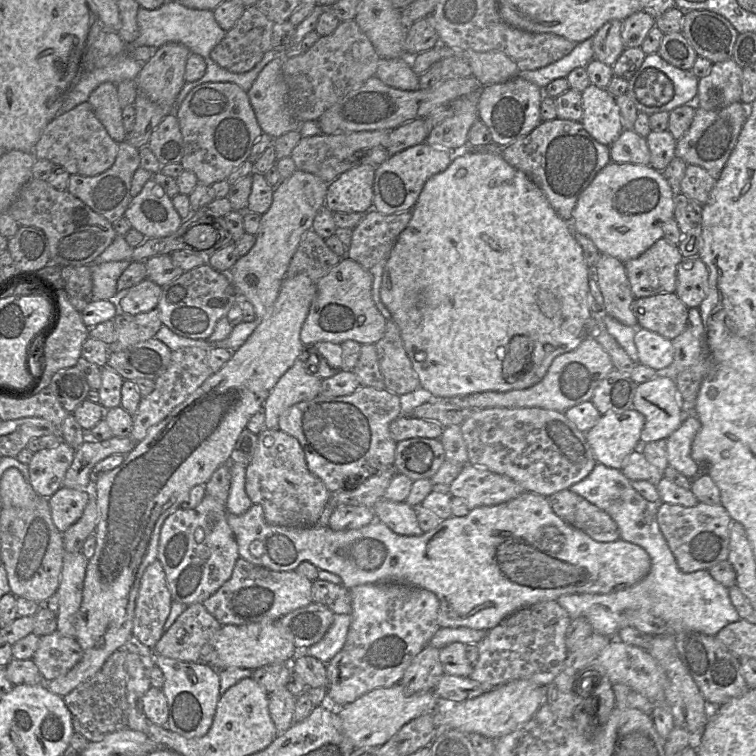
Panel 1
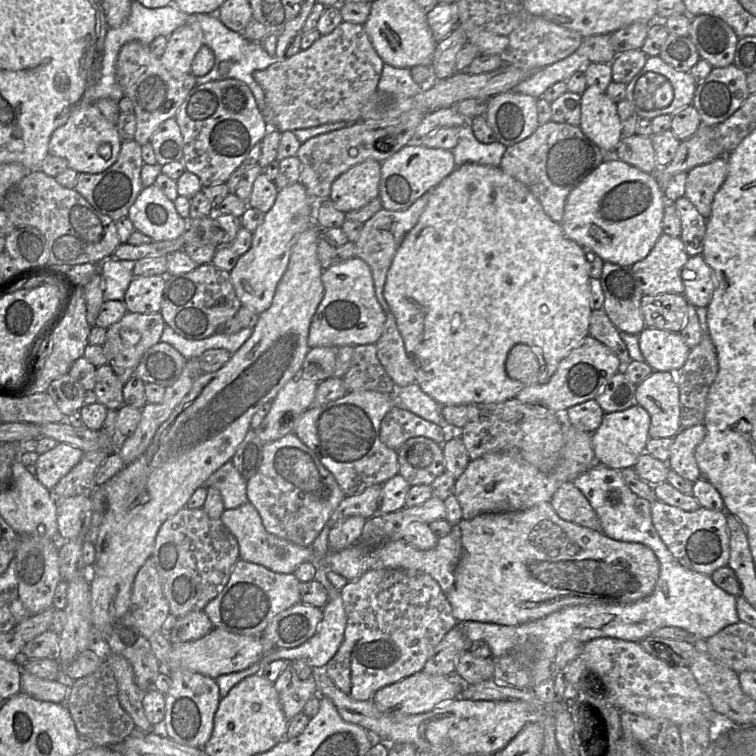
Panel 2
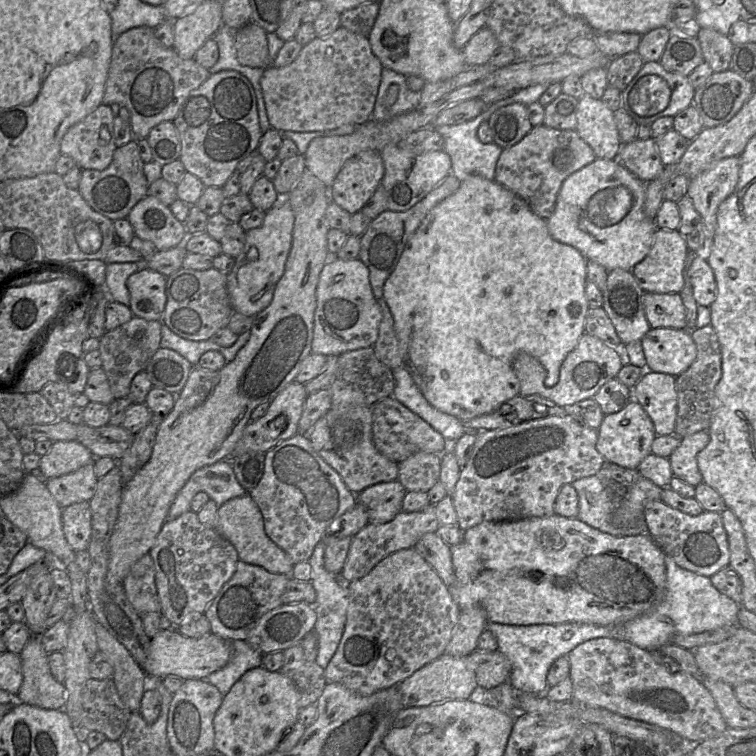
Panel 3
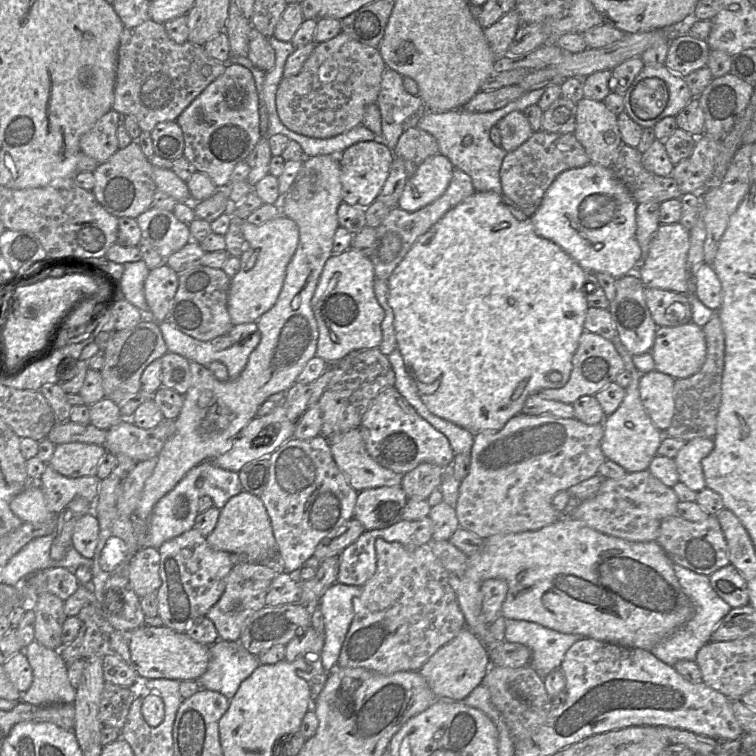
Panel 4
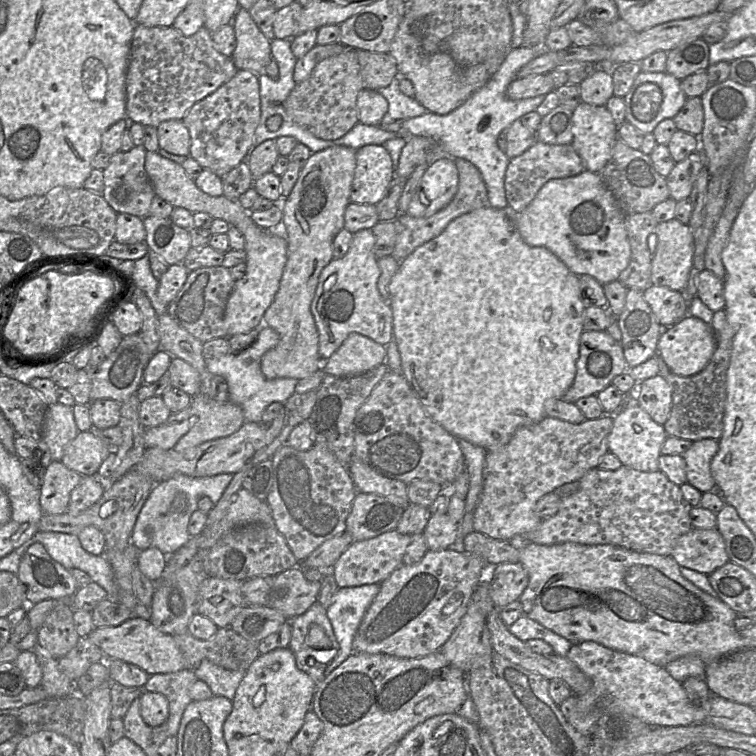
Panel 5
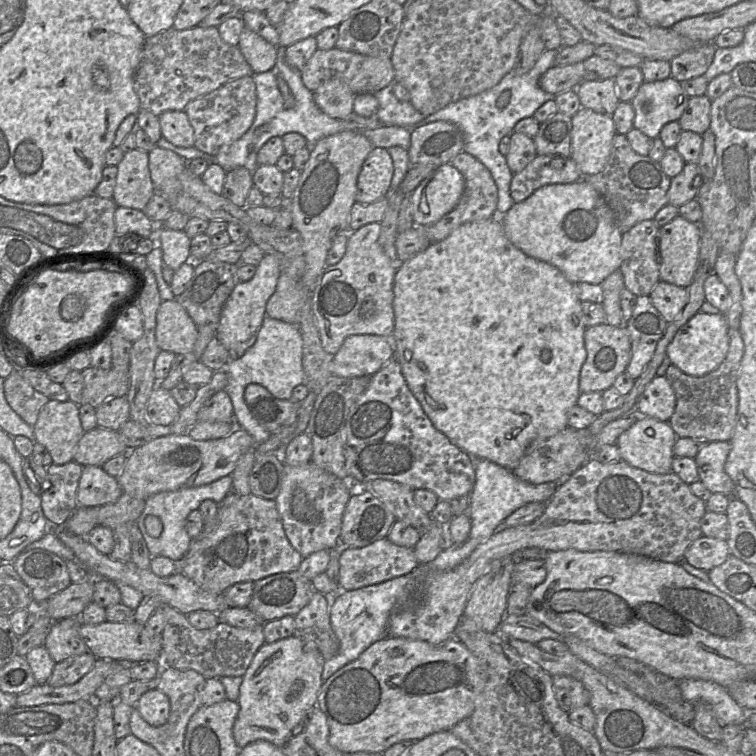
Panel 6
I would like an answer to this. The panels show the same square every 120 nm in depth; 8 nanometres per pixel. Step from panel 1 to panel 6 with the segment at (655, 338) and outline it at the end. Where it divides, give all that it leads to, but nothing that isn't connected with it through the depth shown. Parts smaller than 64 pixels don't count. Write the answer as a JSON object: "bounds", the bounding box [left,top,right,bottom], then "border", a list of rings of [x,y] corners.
{"bounds":[666,312,729,376],"border":[[[698,312],[675,334],[666,349],[671,363],[690,376],[704,376],[715,370],[725,359],[729,348],[728,324],[726,315]]]}

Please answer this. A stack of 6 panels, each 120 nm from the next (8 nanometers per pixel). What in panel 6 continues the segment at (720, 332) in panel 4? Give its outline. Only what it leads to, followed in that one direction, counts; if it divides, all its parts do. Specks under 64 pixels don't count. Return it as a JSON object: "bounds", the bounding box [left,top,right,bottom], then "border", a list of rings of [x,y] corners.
{"bounds":[665,328,744,442],"border":[[[729,328],[729,348],[723,362],[704,376],[690,376],[671,364],[665,374],[676,396],[676,406],[669,420],[680,438],[706,442],[730,441],[736,426],[738,411],[737,379],[744,353],[744,343],[739,329]]]}

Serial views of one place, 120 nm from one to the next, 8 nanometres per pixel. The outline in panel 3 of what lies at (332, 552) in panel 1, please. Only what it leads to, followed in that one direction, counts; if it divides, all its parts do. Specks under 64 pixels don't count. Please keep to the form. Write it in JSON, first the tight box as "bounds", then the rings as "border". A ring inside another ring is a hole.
{"bounds":[215,495,666,626],"border":[[[250,495],[233,498],[218,507],[215,528],[236,549],[240,561],[263,567],[270,573],[290,575],[294,566],[290,556],[265,533],[261,511]],[[557,514],[548,517],[530,517],[511,521],[484,521],[464,531],[463,542],[451,546],[455,583],[448,588],[459,608],[480,605],[485,609],[489,623],[508,625],[589,623],[601,626],[621,624],[651,611],[663,600],[666,591],[665,553],[649,534],[617,537],[591,527],[578,518]]]}

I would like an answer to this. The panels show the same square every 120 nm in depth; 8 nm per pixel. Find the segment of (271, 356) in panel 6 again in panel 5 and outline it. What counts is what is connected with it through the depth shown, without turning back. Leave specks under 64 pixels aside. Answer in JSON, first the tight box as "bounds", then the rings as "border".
{"bounds":[206,325,298,422],"border":[[[262,325],[257,339],[238,354],[227,353],[220,358],[206,359],[206,368],[210,375],[222,376],[228,384],[229,401],[239,406],[245,422],[262,422],[262,414],[273,402],[285,403],[295,393],[298,379],[267,379],[261,371],[262,356],[279,342],[279,334],[271,327]]]}

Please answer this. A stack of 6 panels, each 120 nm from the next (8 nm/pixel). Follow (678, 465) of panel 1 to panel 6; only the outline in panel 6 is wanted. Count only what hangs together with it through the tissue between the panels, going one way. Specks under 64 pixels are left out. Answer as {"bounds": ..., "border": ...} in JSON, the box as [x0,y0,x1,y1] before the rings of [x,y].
{"bounds":[696,441,734,497],"border":[[[730,441],[706,443],[696,455],[699,481],[712,493],[734,497],[734,484],[725,471],[725,463],[731,450]]]}

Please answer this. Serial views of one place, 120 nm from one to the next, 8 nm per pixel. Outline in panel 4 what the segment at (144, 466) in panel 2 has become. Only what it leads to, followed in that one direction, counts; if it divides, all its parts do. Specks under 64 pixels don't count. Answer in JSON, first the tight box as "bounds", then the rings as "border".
{"bounds":[132,155,343,549],"border":[[[318,155],[306,158],[289,190],[281,197],[279,202],[282,213],[297,224],[299,242],[295,254],[287,266],[285,280],[276,303],[256,322],[261,340],[250,354],[242,373],[234,380],[221,382],[213,376],[207,367],[194,361],[189,361],[191,385],[184,395],[181,411],[174,420],[176,431],[156,457],[155,469],[145,482],[143,492],[132,517],[139,549],[145,547],[145,533],[156,503],[170,492],[190,469],[204,461],[211,461],[228,451],[233,439],[257,416],[258,408],[268,397],[279,392],[287,392],[296,383],[297,377],[308,361],[316,356],[319,331],[312,308],[312,298],[325,263],[333,254],[334,235],[340,226],[337,211],[341,203],[343,203],[343,198],[339,155]]]}

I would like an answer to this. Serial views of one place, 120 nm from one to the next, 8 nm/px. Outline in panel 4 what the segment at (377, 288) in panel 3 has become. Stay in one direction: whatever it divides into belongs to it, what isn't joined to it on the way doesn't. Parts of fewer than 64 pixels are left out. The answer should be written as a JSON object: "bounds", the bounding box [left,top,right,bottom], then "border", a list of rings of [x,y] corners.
{"bounds":[370,168,475,281],"border":[[[455,168],[447,190],[434,202],[414,212],[408,212],[399,207],[391,208],[387,217],[376,228],[375,241],[370,255],[376,279],[388,281],[418,237],[426,233],[449,210],[475,192],[470,176]]]}

